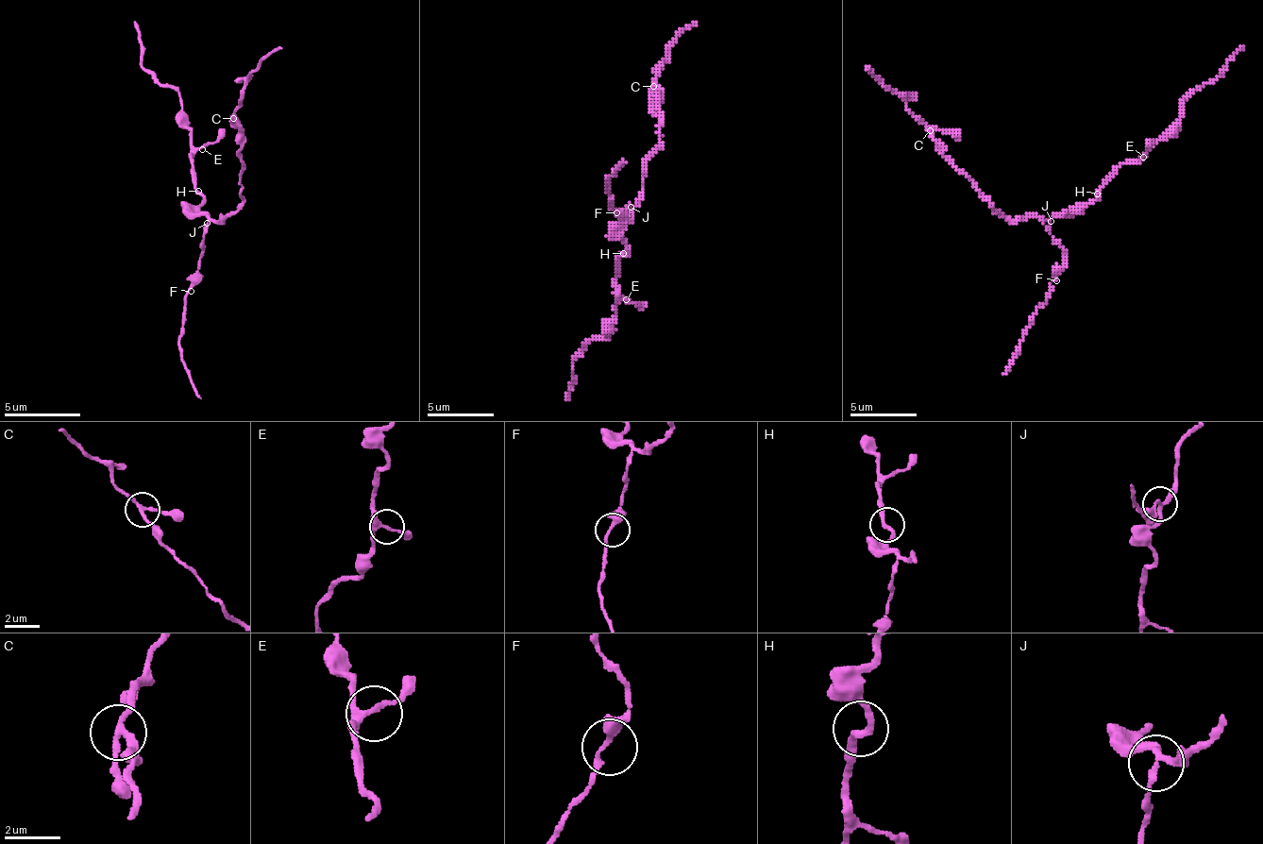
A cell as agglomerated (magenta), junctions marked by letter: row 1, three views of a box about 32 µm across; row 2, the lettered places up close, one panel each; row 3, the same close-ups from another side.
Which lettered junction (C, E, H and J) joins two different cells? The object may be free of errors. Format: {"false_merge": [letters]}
{"false_merge": ["J"]}

